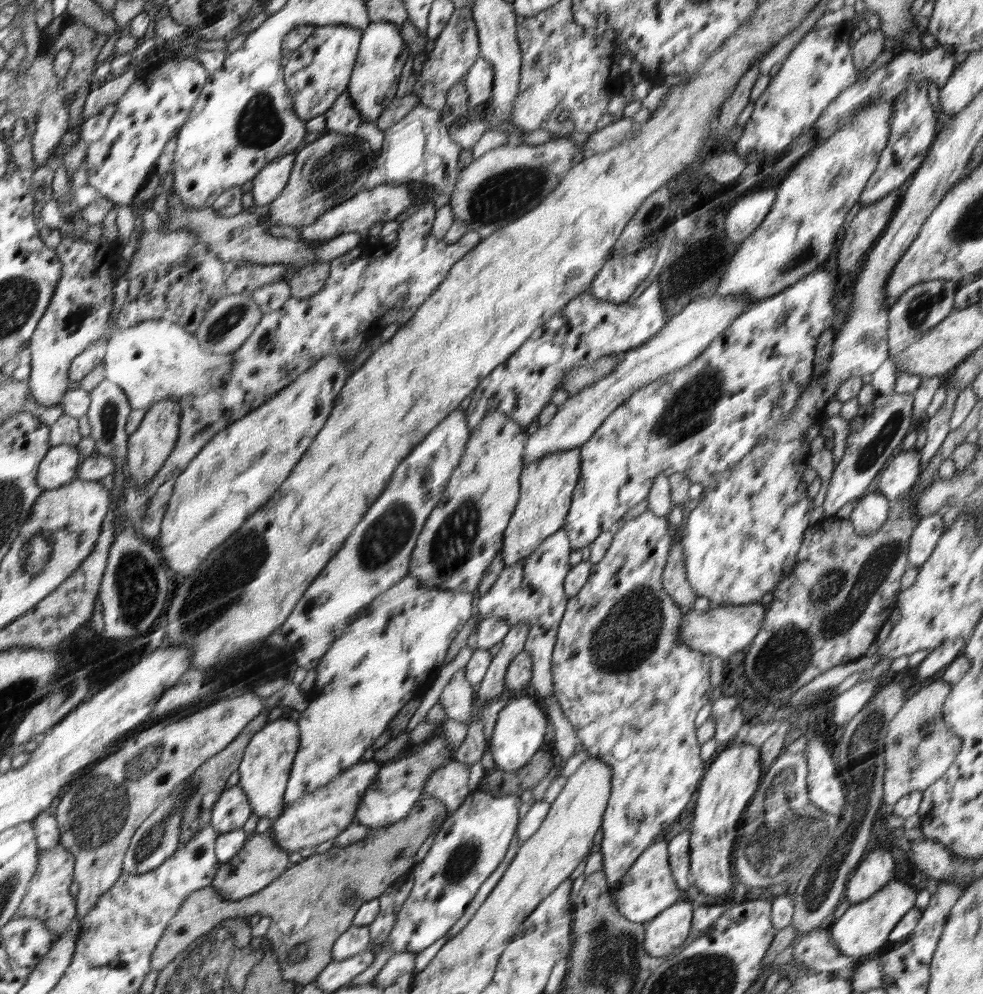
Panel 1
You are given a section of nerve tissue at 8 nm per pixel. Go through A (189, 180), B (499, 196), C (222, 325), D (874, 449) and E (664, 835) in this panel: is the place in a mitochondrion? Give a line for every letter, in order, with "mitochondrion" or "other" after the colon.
A: other
B: mitochondrion
C: mitochondrion
D: mitochondrion
E: other

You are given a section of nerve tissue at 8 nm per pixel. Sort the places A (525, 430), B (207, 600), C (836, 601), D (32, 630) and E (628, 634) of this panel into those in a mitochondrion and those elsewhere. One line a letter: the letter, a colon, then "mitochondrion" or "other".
A: other
B: mitochondrion
C: mitochondrion
D: other
E: mitochondrion

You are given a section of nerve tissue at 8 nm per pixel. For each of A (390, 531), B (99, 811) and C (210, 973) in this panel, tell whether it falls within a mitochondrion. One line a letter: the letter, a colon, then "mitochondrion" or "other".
A: mitochondrion
B: mitochondrion
C: mitochondrion

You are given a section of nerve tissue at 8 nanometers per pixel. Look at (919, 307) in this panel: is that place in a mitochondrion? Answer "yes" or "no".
yes

